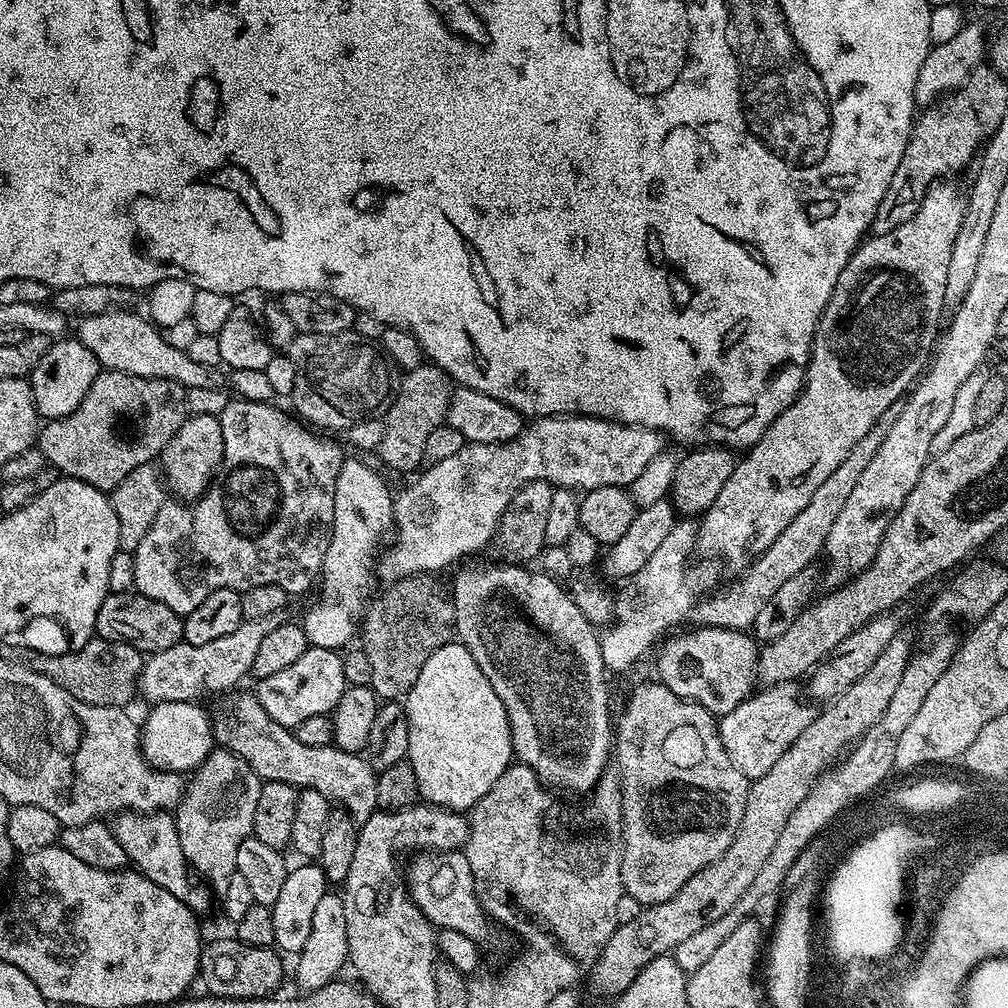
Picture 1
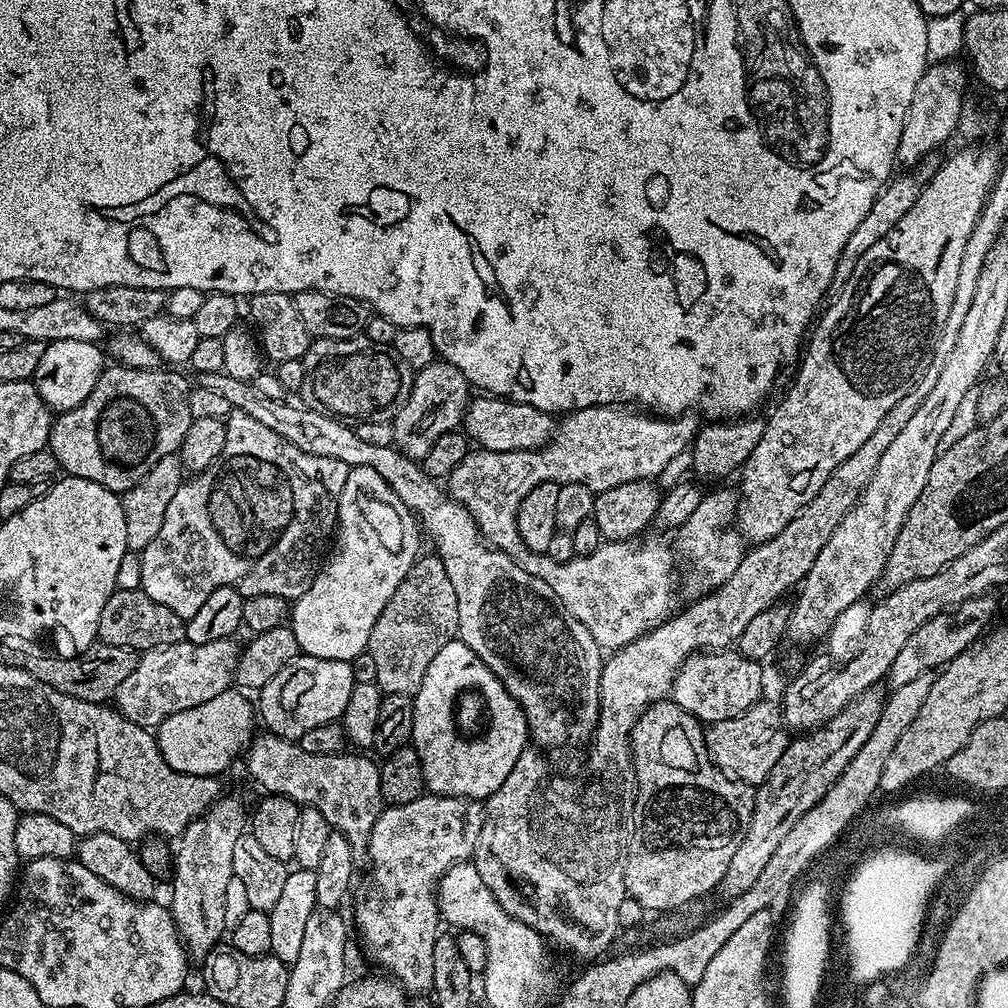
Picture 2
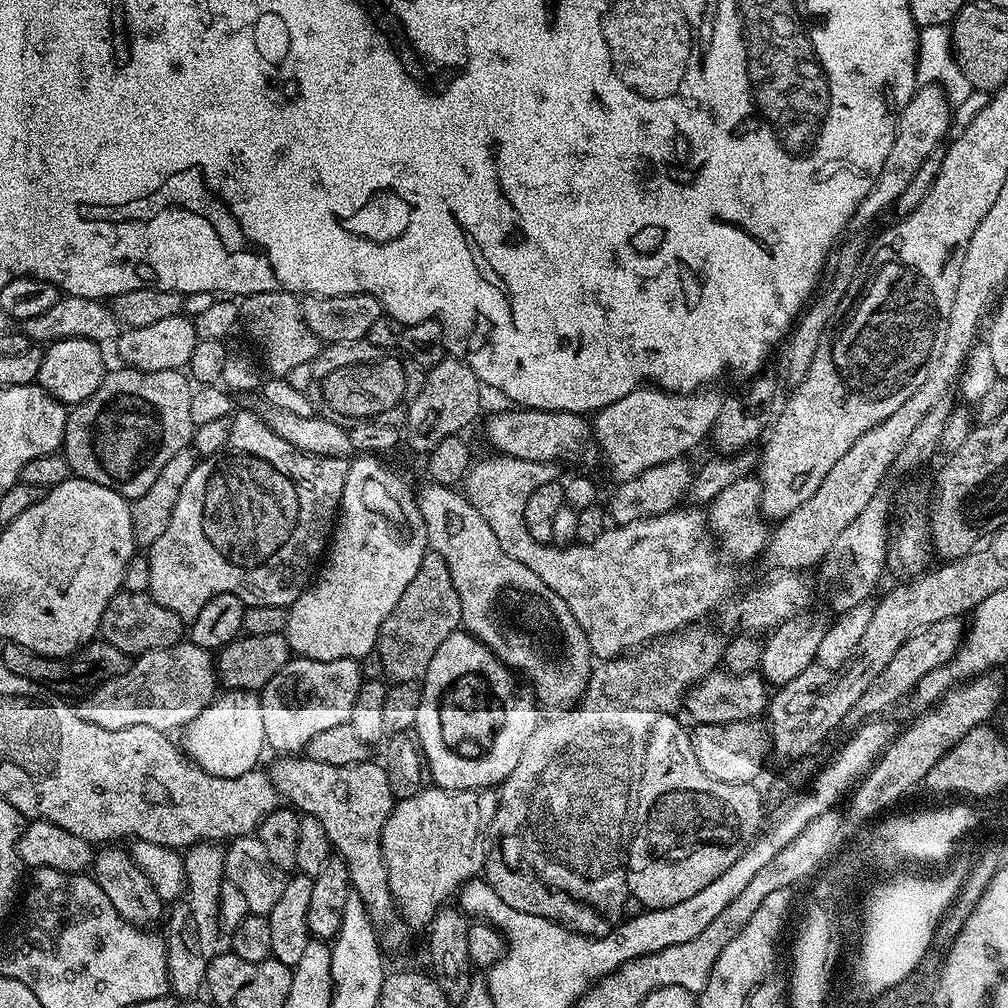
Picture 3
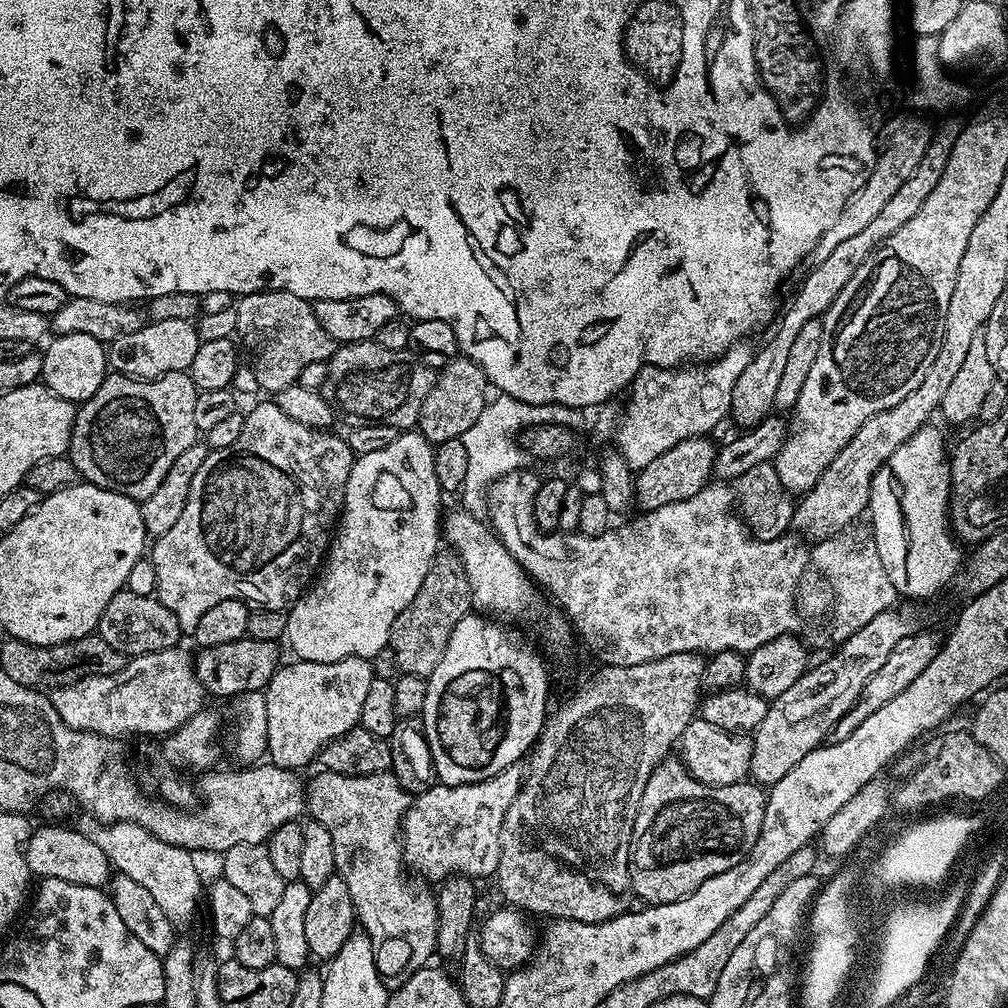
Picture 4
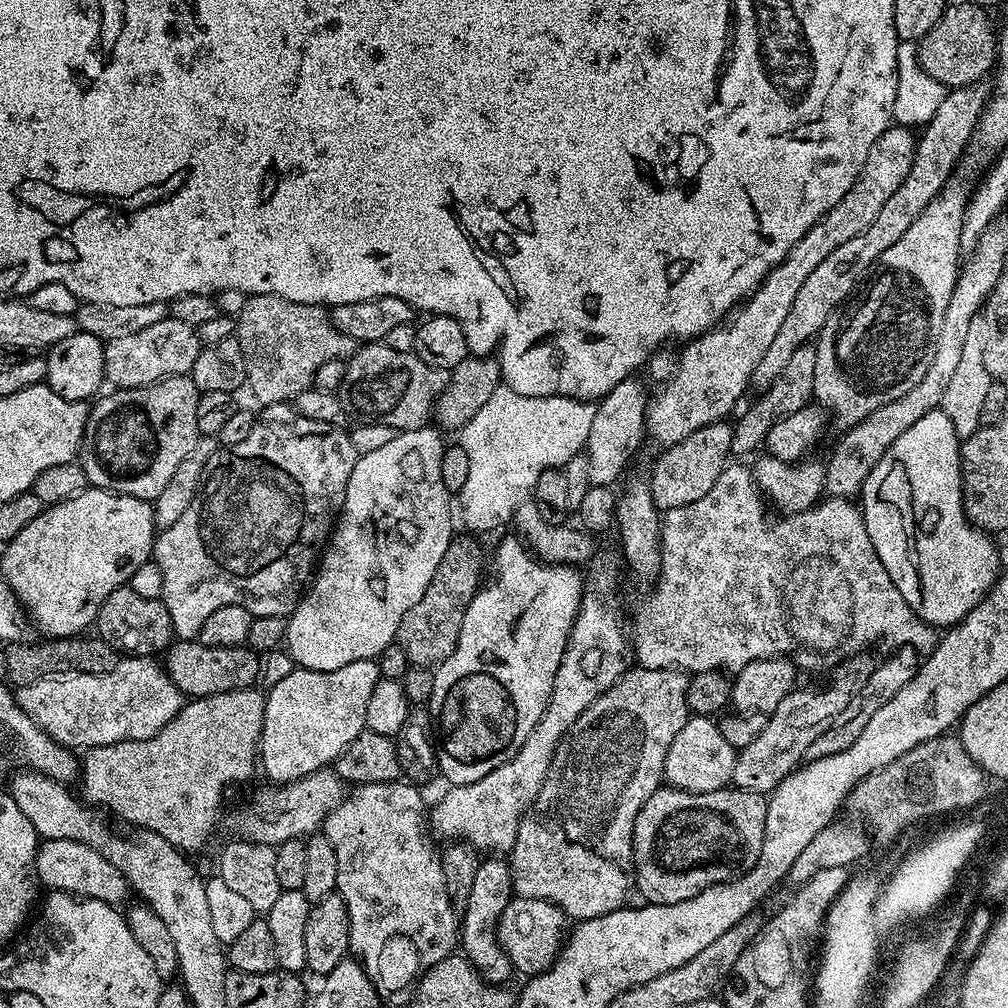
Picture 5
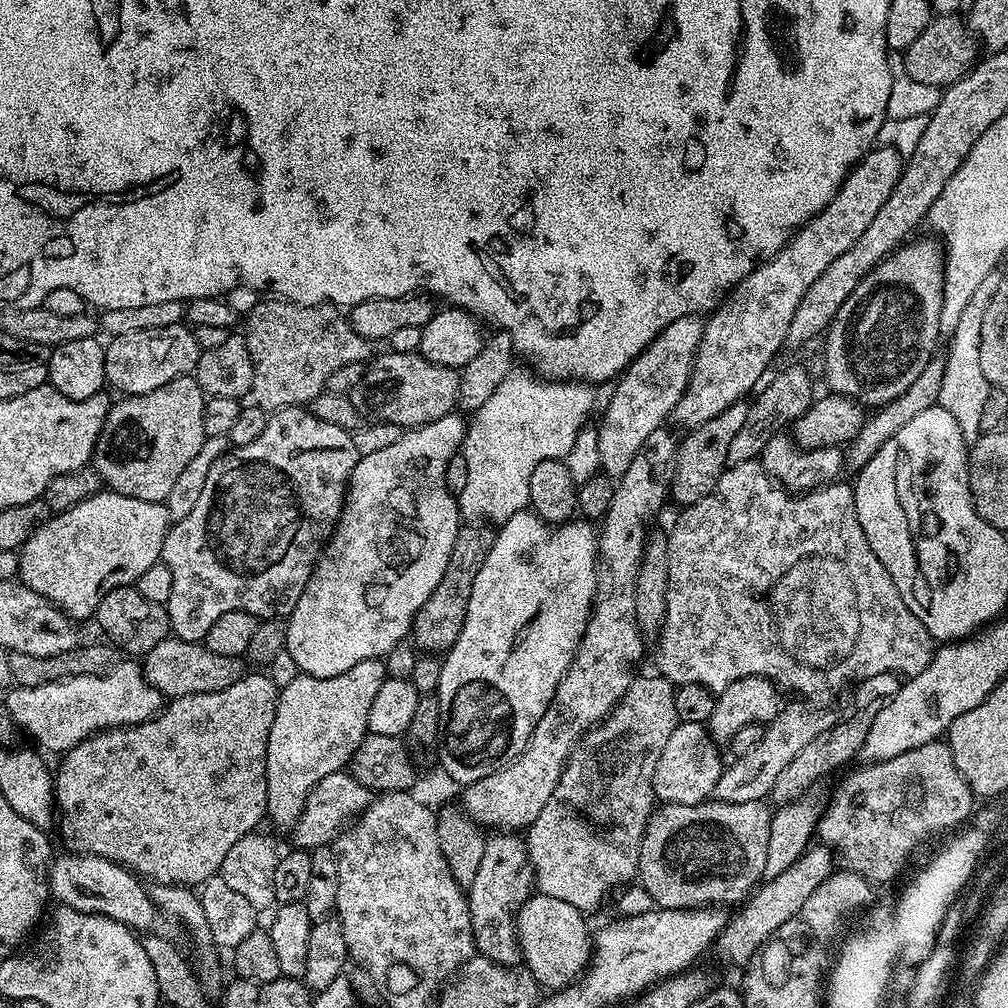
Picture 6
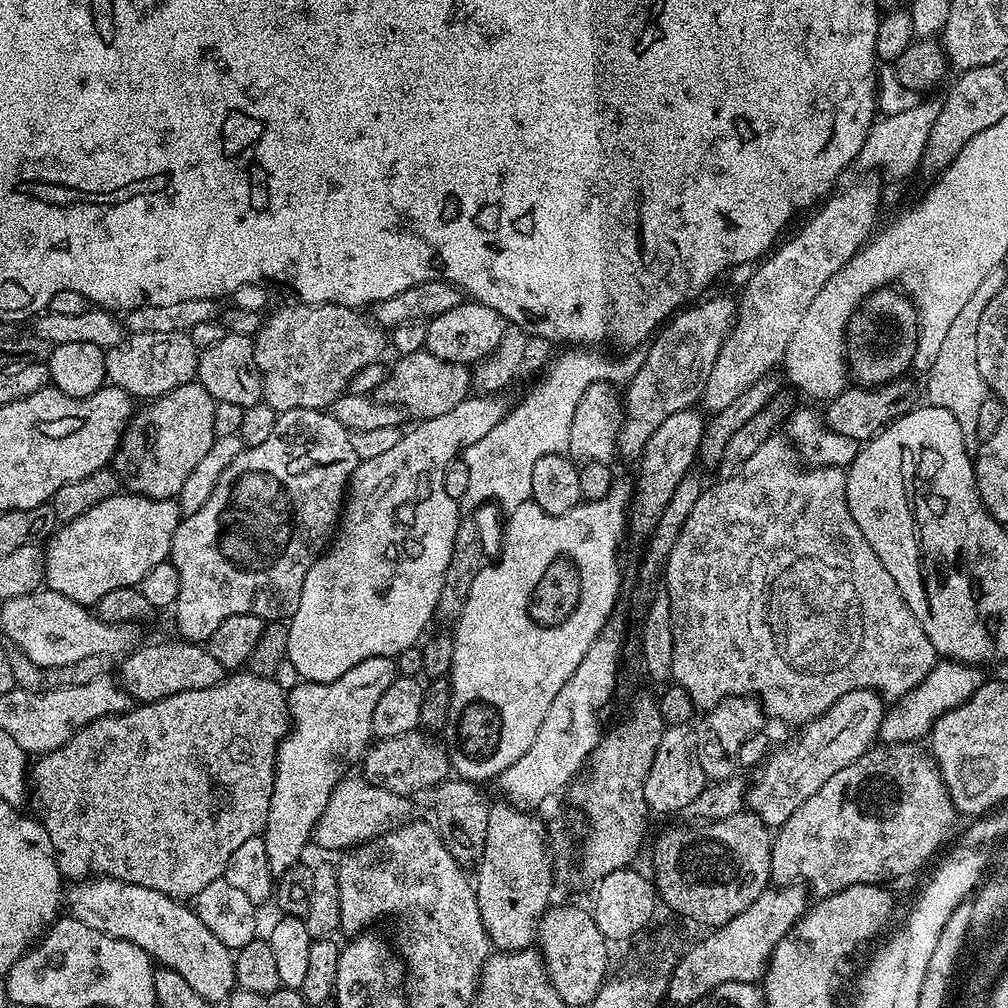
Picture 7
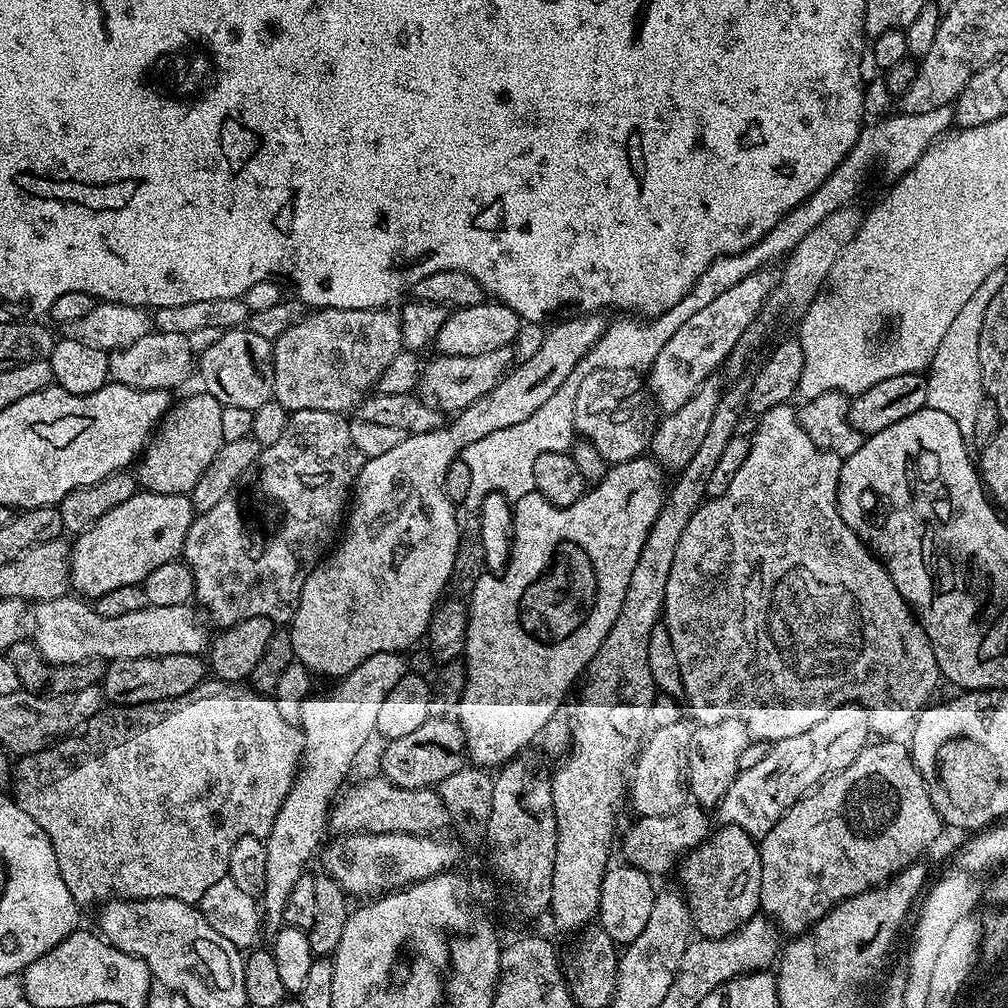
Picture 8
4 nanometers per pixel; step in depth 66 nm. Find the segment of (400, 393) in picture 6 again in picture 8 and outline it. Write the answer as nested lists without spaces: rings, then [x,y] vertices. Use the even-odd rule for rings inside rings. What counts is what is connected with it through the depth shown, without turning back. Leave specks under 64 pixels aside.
[[[508,348],[490,350],[490,354],[477,356],[442,356],[433,355],[428,365],[421,367],[418,372],[418,395],[428,404],[435,404],[444,414],[461,412],[470,402],[478,402],[482,394],[490,394],[494,386],[509,371]]]

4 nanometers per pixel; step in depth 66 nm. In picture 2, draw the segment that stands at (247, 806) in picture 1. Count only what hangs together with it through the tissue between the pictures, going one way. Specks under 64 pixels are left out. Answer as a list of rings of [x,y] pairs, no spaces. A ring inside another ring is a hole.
[[[221,795],[216,803],[203,812],[186,830],[180,833],[177,847],[174,852],[174,867],[171,869],[172,876],[172,904],[170,911],[176,929],[180,935],[180,940],[191,959],[196,962],[203,962],[206,954],[221,943],[226,936],[226,885],[232,877],[232,867],[234,866],[234,846],[238,838],[246,832],[246,808],[239,804],[232,796]]]

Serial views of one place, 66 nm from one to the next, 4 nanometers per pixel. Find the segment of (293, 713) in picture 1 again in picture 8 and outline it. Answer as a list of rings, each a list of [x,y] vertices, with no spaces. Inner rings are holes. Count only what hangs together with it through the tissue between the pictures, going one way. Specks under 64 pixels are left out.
[[[383,652],[366,658],[353,672],[339,681],[340,684],[333,692],[325,696],[309,694],[300,704],[299,727],[302,729],[304,741],[304,754],[300,758],[300,770],[296,774],[296,781],[290,786],[290,794],[282,802],[282,810],[274,818],[274,826],[270,826],[270,834],[263,837],[266,846],[266,886],[262,897],[262,920],[272,930],[279,929],[284,924],[284,911],[286,910],[286,898],[290,898],[290,890],[294,890],[298,878],[306,874],[304,868],[312,855],[321,851],[325,843],[324,828],[330,824],[330,809],[337,799],[338,793],[345,787],[344,779],[352,768],[352,763],[360,756],[360,751],[368,744],[368,739],[376,736],[378,726],[378,713],[386,694],[398,686],[398,682],[406,674],[406,660],[401,653]]]

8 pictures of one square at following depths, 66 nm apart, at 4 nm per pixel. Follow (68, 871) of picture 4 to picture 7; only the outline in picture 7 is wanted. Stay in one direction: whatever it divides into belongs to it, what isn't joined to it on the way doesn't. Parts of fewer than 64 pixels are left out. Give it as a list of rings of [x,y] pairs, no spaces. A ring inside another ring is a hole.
[[[94,876],[67,885],[66,908],[77,920],[86,922],[90,930],[102,930],[102,934],[130,942],[152,957],[157,965],[182,974],[190,990],[198,990],[198,994],[214,1006],[223,1005],[236,988],[233,949],[218,942],[218,938],[202,926],[202,918],[198,918],[196,911],[173,896],[109,876]]]

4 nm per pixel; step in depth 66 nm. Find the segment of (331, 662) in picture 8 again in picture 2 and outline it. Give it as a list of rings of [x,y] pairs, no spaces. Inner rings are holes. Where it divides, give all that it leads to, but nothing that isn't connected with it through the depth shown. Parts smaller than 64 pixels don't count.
[[[370,466],[348,469],[346,486],[342,486],[338,502],[334,543],[323,561],[322,570],[310,582],[306,594],[299,596],[290,608],[290,627],[294,638],[298,638],[303,655],[351,662],[355,656],[366,651],[370,632],[382,614],[383,607],[421,555],[420,532],[422,536],[417,517],[408,511],[402,498],[390,490],[386,478],[370,470]]]

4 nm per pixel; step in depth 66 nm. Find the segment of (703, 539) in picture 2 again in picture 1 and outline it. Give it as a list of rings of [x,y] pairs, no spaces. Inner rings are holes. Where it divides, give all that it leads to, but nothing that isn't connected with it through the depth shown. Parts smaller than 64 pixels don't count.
[[[692,518],[677,519],[675,526],[666,534],[662,546],[654,550],[654,558],[642,566],[642,570],[631,581],[632,592],[625,594],[614,604],[614,622],[599,633],[602,662],[609,673],[624,672],[632,668],[652,648],[652,643],[663,632],[671,630],[675,624],[689,619],[701,599],[707,584],[716,580],[716,572],[708,568],[697,576],[688,577],[688,559],[697,551],[696,532],[698,524]]]

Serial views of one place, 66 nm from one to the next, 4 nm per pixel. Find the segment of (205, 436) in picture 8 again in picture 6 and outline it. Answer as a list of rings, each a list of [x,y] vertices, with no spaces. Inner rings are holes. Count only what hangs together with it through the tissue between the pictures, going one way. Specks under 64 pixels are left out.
[[[192,374],[174,378],[174,382],[166,382],[166,386],[150,390],[150,394],[120,398],[117,404],[115,401],[109,407],[96,451],[92,454],[91,467],[111,491],[130,498],[142,498],[142,502],[158,504],[167,501],[178,474],[182,474],[190,458],[202,450],[205,399]]]

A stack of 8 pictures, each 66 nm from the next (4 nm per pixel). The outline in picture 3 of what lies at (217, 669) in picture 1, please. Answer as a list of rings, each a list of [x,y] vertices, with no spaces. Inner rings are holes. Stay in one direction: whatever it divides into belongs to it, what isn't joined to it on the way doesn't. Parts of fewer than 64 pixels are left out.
[[[181,642],[169,648],[159,648],[149,652],[141,652],[129,663],[128,668],[106,683],[93,688],[78,704],[78,710],[86,722],[94,722],[96,726],[106,726],[106,730],[122,730],[126,726],[154,726],[154,730],[171,733],[172,728],[183,729],[184,725],[198,718],[198,714],[206,709],[218,692],[216,661],[213,653],[207,648],[191,642]]]

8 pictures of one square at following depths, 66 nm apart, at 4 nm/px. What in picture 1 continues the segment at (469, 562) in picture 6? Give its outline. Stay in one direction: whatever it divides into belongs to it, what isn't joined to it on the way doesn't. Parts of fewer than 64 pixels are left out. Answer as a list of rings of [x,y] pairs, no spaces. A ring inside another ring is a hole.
[[[420,573],[393,581],[390,590],[361,619],[360,647],[369,659],[370,687],[379,699],[393,701],[407,697],[427,659],[453,639],[455,608],[445,587],[443,590],[436,579],[431,573]]]

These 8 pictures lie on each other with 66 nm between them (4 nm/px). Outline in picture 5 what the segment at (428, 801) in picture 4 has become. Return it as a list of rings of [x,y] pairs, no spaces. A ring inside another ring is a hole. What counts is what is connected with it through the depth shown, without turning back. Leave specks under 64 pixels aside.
[[[608,564],[602,572],[596,573],[590,582],[587,581],[584,595],[580,597],[580,613],[576,615],[576,621],[570,630],[568,645],[564,651],[562,662],[558,666],[558,674],[554,674],[554,686],[542,718],[538,718],[534,730],[530,730],[530,738],[526,742],[522,742],[520,752],[514,754],[514,758],[510,758],[502,766],[498,766],[490,774],[486,774],[486,778],[478,778],[478,782],[449,787],[447,789],[449,792],[433,808],[431,805],[430,828],[437,837],[439,837],[438,835],[445,836],[445,841],[448,842],[463,842],[471,848],[475,848],[480,854],[511,853],[516,841],[520,819],[538,798],[560,741],[572,729],[578,717],[603,692],[610,690],[610,686],[617,684],[630,667],[634,652],[630,647],[630,636],[626,631],[625,621],[624,624],[620,621],[620,608],[616,598],[616,589],[620,586],[619,578],[615,568]]]

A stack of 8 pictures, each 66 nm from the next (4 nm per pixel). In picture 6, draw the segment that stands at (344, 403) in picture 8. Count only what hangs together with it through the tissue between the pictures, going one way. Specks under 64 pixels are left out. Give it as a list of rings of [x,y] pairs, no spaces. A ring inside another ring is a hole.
[[[264,298],[254,306],[254,310],[248,312],[243,324],[246,350],[250,350],[250,362],[254,362],[250,396],[258,407],[269,414],[279,408],[311,405],[312,400],[327,389],[328,379],[334,370],[342,370],[342,366],[351,364],[363,365],[373,355],[373,345],[362,338],[358,330],[354,330],[347,315],[335,304],[292,304],[283,298]]]

